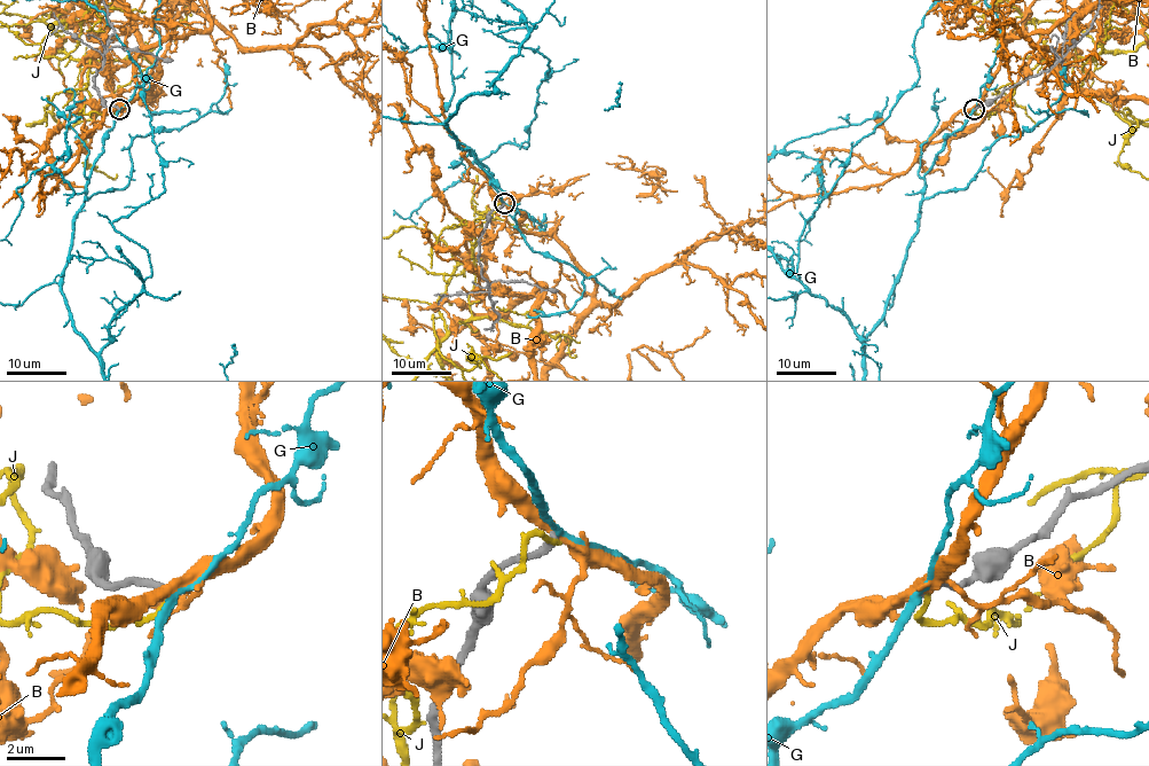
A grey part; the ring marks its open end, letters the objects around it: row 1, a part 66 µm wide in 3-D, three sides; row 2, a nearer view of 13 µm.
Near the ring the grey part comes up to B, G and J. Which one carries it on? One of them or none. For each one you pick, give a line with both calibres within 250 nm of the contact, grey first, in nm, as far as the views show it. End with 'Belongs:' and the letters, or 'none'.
G: 280 nm thick on the grey side, 190 nm on the other
Belongs: G

